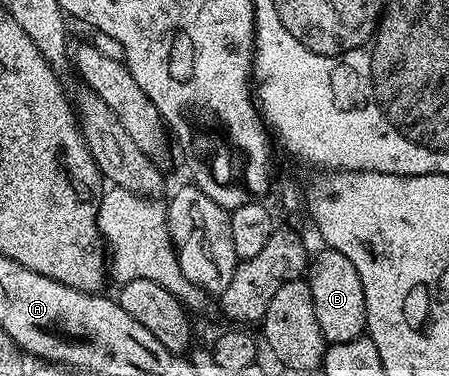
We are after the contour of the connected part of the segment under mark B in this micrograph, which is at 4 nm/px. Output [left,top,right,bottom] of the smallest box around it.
[306,249,368,344]

